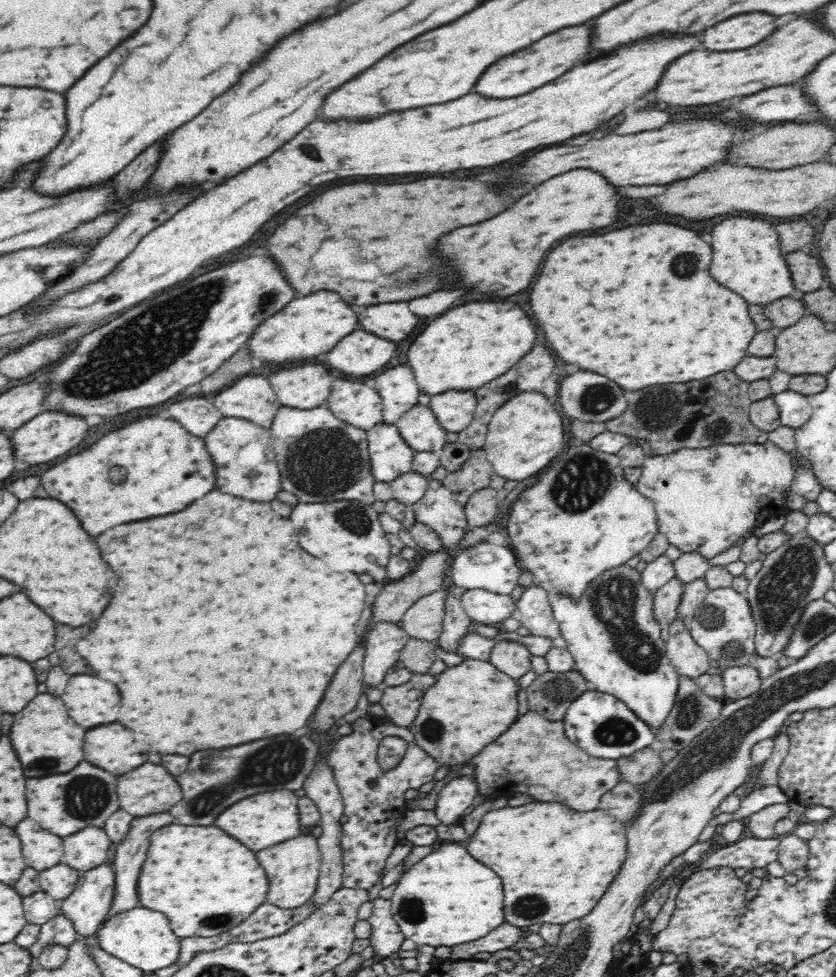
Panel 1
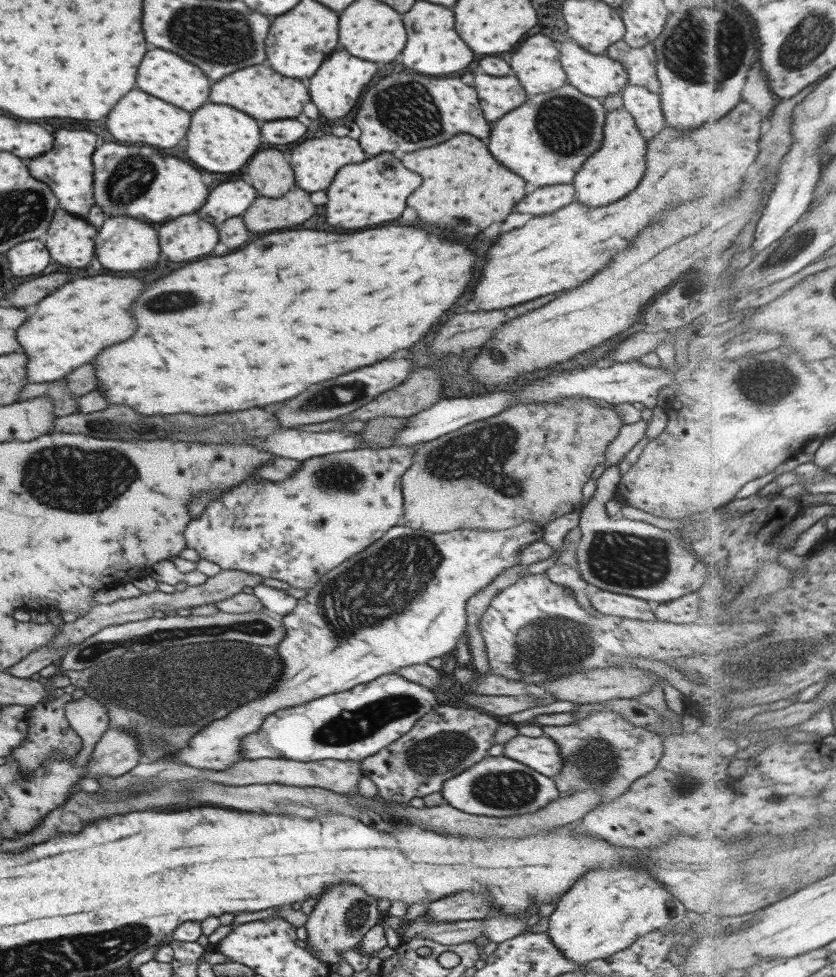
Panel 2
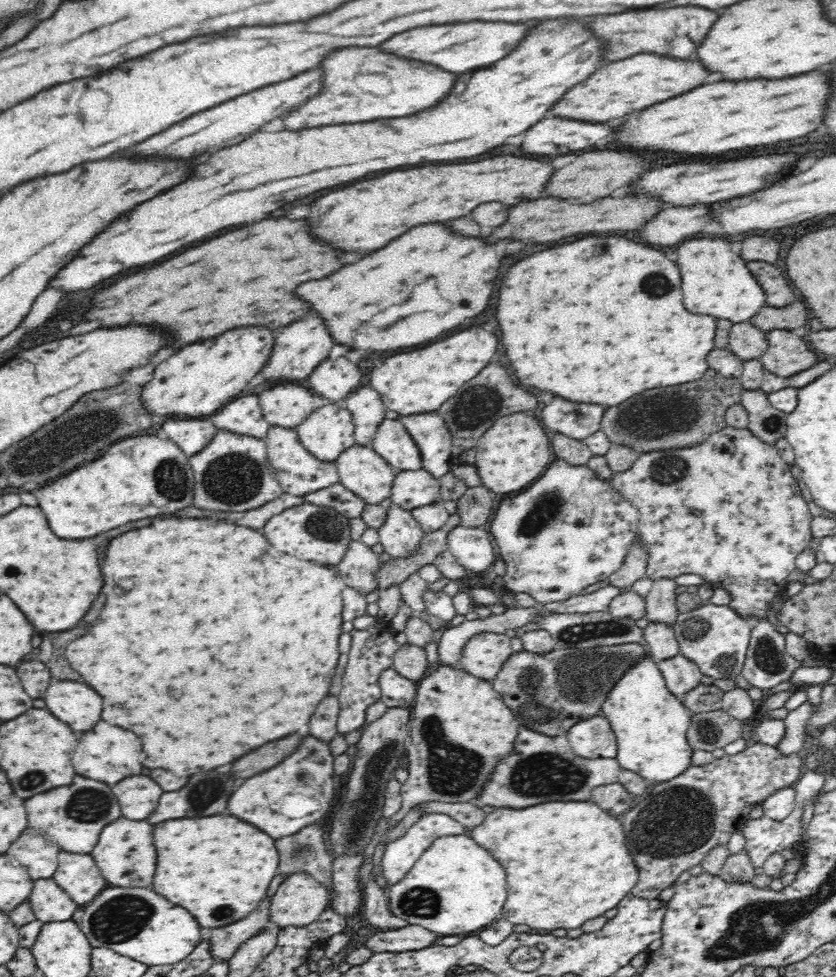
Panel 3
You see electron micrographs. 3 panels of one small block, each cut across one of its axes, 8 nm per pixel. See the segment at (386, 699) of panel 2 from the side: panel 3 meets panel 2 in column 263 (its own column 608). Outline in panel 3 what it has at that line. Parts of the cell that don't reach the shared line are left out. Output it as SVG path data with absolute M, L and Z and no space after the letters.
M601 712L574 723L567 732L572 751L584 758L616 758L618 745L610 719Z

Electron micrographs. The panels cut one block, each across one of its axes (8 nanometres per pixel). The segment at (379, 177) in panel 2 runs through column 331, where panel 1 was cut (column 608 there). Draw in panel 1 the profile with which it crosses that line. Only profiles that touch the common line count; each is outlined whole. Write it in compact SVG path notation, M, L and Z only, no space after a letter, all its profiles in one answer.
M572 170L536 186L514 208L480 222L466 226L444 238L444 254L458 260L464 274L464 284L488 294L510 296L524 290L536 278L544 254L576 232L612 226L620 220L622 206L630 198L622 196L616 186L596 170Z

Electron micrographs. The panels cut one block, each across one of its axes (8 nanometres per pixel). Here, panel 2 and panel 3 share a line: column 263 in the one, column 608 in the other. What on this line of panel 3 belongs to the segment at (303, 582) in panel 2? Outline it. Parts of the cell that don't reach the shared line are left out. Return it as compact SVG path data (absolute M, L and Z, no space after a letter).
M556 458L540 480L526 492L502 499L490 524L491 535L506 564L501 576L505 588L530 595L535 603L564 602L584 594L584 590L610 578L623 563L630 545L638 538L640 516L635 506L612 487L610 479L600 479L587 465L574 466Z

